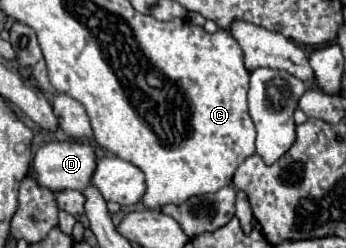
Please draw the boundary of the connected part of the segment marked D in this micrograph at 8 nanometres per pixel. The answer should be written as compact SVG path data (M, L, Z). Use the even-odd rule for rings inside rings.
M65 140L65 142L49 142L49 144L41 146L35 154L33 168L35 168L39 184L49 188L51 192L59 192L59 190L65 190L65 188L83 190L91 182L91 176L97 168L97 160L99 158L97 158L95 146L85 144L85 142Z

